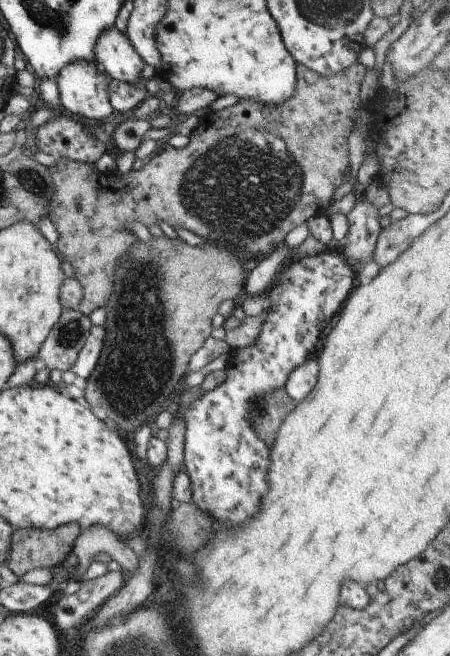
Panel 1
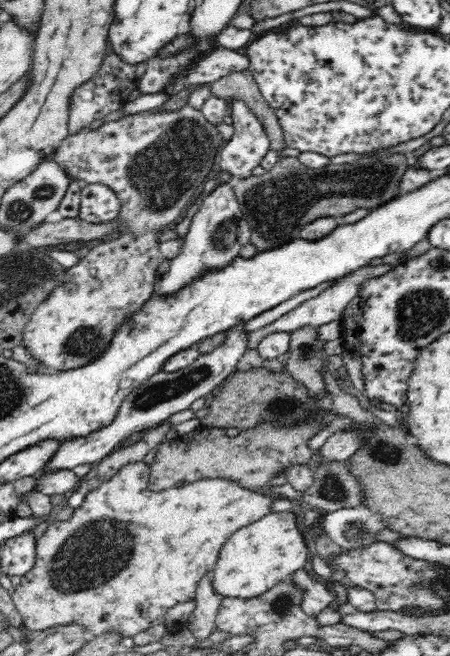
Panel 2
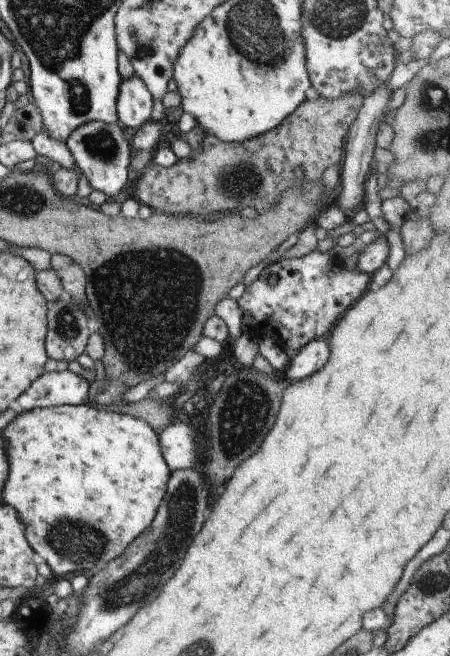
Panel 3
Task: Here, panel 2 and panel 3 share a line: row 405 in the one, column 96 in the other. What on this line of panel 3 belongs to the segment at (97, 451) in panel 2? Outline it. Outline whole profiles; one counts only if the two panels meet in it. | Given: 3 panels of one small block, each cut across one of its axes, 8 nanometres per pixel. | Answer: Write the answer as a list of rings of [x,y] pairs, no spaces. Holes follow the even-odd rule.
[[[98,120],[86,122],[76,127],[76,130],[66,138],[72,156],[80,175],[86,176],[93,190],[106,194],[109,200],[120,200],[122,188],[128,182],[128,167],[131,164],[130,144],[124,137],[123,126],[120,123],[108,124]]]

